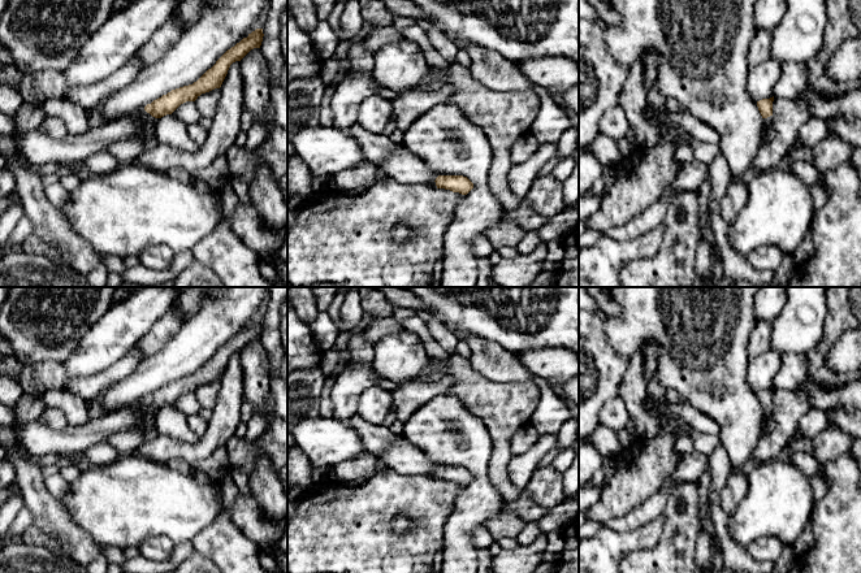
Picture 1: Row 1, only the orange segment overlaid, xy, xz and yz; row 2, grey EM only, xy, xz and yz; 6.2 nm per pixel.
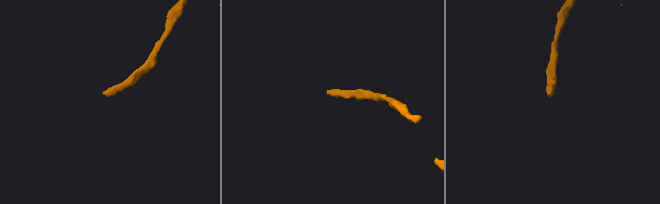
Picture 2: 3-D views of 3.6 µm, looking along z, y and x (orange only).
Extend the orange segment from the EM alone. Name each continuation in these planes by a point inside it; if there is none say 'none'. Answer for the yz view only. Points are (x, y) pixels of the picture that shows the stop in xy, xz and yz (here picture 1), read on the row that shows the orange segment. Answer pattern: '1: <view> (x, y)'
1: yz (770, 134)

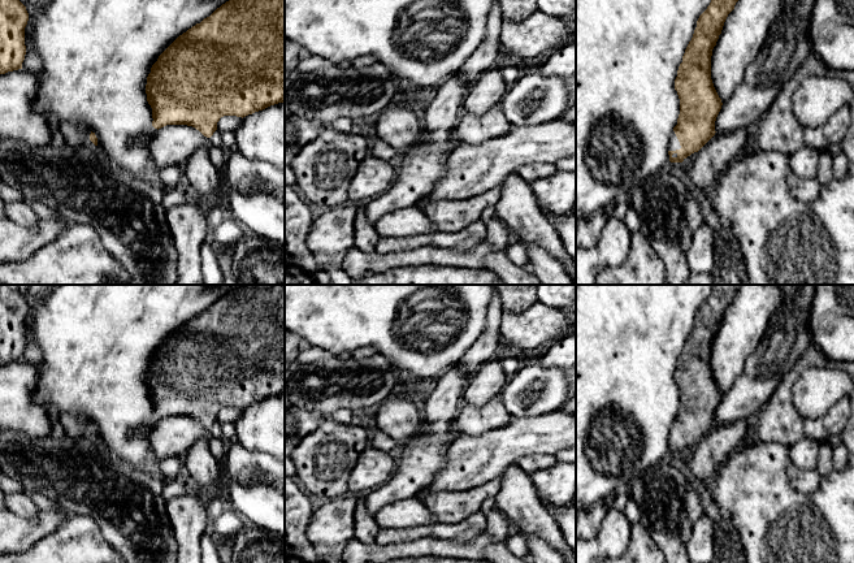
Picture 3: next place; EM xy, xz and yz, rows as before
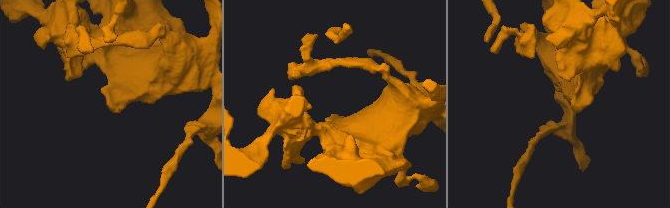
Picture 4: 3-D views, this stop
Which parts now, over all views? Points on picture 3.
1: yz (673, 144)

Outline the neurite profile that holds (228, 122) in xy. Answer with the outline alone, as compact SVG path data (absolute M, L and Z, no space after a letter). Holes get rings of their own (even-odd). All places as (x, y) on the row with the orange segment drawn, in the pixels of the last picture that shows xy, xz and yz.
M224 116L217 122L217 131L231 131L242 122L242 117L237 116Z

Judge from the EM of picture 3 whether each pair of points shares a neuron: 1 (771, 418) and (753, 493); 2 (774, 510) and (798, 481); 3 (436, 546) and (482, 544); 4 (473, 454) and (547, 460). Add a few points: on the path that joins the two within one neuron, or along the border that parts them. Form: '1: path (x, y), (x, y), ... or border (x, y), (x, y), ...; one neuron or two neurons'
1: border (751, 438), (759, 442), (779, 442), (788, 449); two neurons
2: border (789, 459), (788, 480), (800, 492), (814, 493); two neurons
3: path (447, 548), (471, 549); one neuron
4: border (549, 453), (521, 455), (514, 462); two neurons

